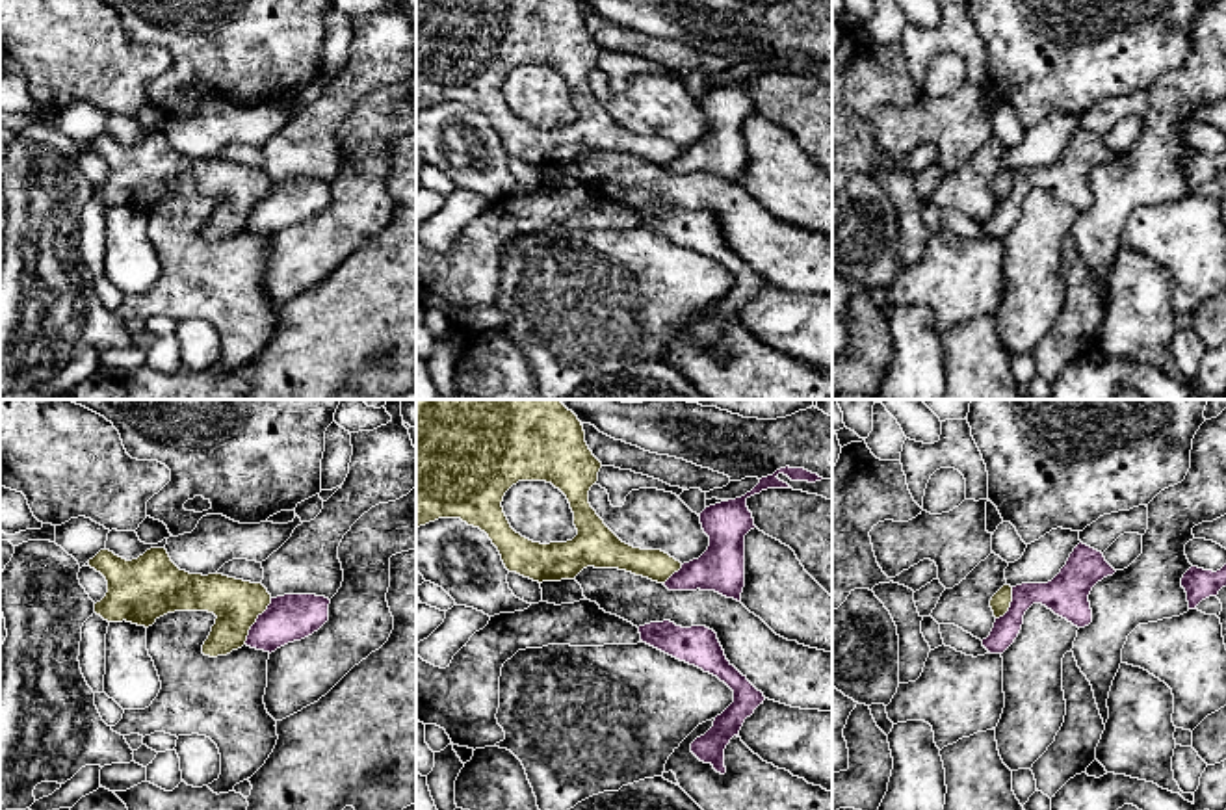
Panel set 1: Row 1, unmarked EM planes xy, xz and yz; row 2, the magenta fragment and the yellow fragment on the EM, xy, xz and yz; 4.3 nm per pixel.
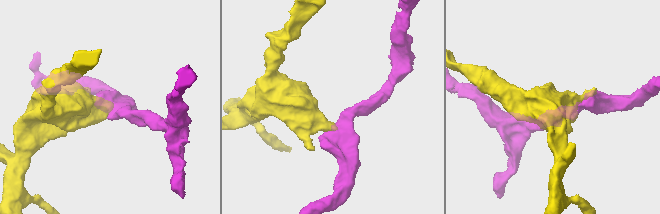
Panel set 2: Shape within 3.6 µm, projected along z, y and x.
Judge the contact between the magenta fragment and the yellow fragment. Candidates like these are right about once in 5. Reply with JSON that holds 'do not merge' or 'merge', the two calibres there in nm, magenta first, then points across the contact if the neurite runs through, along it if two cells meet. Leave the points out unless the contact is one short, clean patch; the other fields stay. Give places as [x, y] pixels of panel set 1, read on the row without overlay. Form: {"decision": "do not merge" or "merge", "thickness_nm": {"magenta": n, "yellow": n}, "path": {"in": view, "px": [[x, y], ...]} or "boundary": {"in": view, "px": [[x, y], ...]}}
{"decision": "do not merge", "thickness_nm": {"magenta": 200, "yellow": 200}, "boundary": {"in": "xy", "px": [[272, 182], [244, 227]]}}

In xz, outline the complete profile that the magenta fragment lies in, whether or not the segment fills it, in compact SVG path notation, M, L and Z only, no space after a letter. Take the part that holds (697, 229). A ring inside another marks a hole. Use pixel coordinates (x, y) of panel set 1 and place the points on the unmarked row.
M671 204L639 210L641 225L717 260L734 275L734 286L715 301L713 310L691 327L691 336L721 359L724 333L765 281L724 240L717 217L706 210L682 212Z

